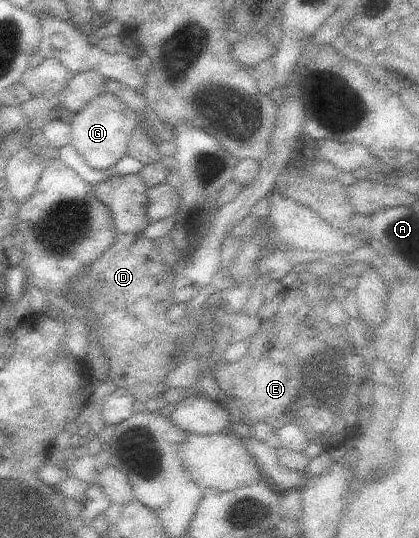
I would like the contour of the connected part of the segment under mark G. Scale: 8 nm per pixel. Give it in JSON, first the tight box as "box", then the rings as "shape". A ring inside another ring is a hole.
{"box":[71,91,140,170],"shape":[[[109,91],[91,98],[71,122],[71,142],[85,164],[95,170],[109,170],[127,156],[127,144],[133,129],[140,124],[138,114]]]}

